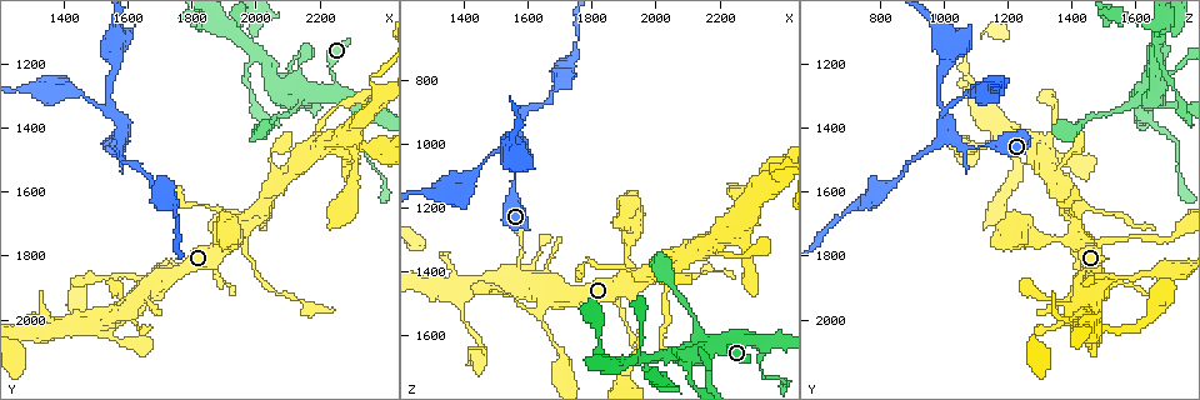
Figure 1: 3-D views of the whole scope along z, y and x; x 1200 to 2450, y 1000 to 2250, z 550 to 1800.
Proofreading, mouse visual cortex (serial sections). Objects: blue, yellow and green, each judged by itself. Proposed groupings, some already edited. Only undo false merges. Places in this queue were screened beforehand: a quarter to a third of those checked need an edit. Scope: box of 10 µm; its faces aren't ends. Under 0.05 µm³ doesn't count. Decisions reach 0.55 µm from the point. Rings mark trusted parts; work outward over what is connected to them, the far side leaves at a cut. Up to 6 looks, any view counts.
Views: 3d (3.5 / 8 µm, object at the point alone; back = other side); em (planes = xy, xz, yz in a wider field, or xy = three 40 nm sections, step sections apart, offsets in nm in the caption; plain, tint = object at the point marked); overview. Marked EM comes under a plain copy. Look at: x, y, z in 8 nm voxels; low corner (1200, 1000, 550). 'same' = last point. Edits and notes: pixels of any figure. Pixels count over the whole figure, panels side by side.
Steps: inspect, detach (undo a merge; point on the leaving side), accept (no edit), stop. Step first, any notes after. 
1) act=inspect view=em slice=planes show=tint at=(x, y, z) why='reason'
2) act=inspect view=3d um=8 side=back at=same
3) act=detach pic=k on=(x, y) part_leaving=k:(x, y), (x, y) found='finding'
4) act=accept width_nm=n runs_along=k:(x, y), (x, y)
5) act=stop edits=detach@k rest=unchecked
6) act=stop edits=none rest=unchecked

act=inspect view=3d um=3.5 at=(2120, 1310, 1660) why='abrupt turn'

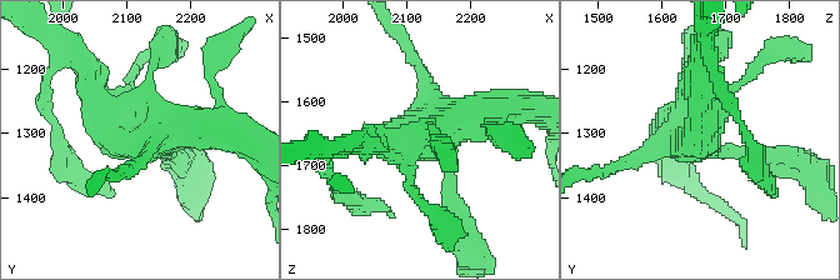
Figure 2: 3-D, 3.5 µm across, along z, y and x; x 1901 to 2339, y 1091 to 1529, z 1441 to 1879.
act=inspect view=em slice=xy step=2 show=tint at=(2120, 1310, 1655)

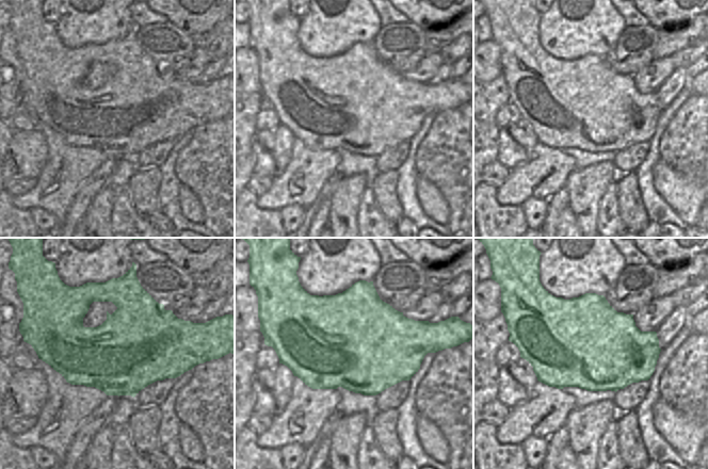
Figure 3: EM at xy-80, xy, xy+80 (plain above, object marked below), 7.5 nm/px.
act=inspect view=em slice=xy step=3 show=tint at=same

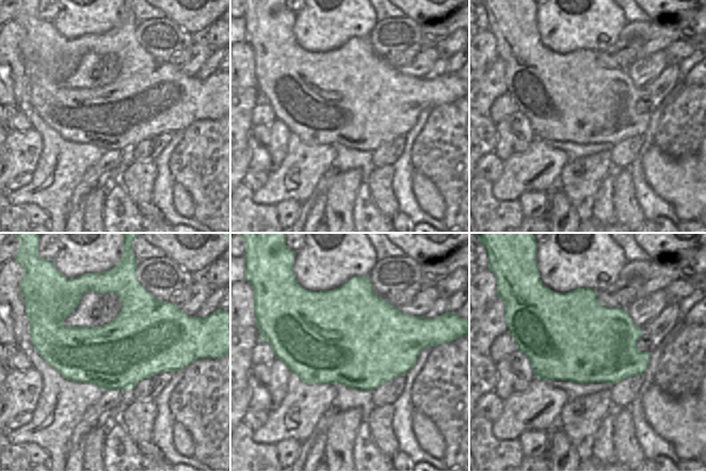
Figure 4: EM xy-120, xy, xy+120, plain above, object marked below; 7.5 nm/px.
act=accept runs_along=2:(501, 119), (374, 141) found='all the same cell'

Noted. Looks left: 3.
act=inspect view=3d um=8 side=back at=(1650, 1900, 1510) why='looks like a crossing'

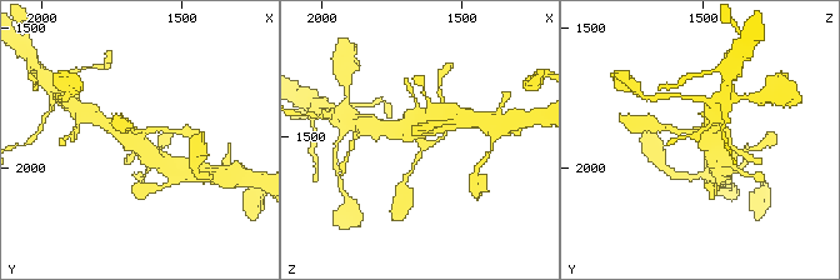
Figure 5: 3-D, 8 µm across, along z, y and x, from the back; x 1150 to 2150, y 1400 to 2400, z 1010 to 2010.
act=inspect view=3d um=3.5 at=same

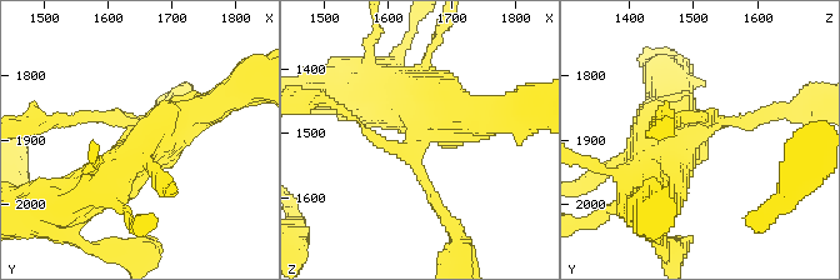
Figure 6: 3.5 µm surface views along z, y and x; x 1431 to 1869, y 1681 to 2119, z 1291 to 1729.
act=accept found='all the same cell'

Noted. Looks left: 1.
act=stop edits=none rest=unchecked

